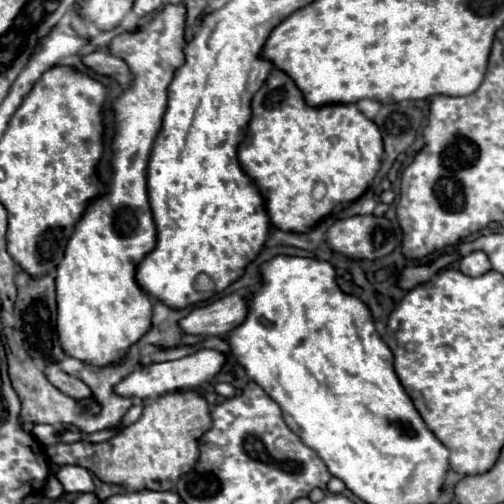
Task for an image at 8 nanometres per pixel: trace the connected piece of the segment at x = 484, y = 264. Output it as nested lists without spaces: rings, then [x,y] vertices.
[[[473,251],[459,261],[459,269],[469,277],[479,277],[491,269],[491,261],[483,251]]]

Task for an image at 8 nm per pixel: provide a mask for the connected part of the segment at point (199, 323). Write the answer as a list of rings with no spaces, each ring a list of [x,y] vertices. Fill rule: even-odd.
[[[231,293],[207,307],[197,307],[181,319],[181,329],[187,335],[227,335],[245,321],[245,297]]]

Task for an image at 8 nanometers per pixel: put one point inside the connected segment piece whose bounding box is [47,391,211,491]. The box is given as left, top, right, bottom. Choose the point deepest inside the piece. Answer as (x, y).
(153, 453)

